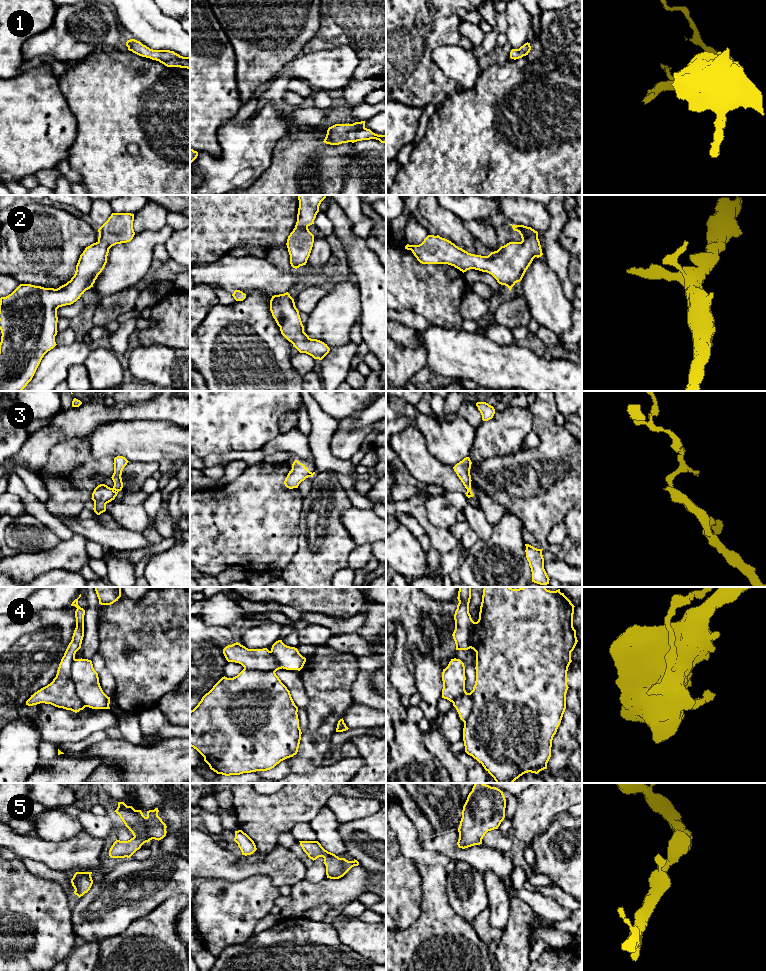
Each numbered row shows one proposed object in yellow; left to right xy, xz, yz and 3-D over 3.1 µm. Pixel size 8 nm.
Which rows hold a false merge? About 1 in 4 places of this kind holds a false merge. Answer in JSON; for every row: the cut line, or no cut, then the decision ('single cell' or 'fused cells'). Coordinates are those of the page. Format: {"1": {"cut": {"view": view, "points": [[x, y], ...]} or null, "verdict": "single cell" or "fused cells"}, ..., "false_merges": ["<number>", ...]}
{"1": {"cut": null, "verdict": "single cell"}, "2": {"cut": null, "verdict": "single cell"}, "3": {"cut": {"view": "yz", "points": [[467, 490], [470, 491]]}, "verdict": "fused cells"}, "4": {"cut": {"view": "xy", "points": [[74, 659], [71, 665], [71, 679], [76, 695], [86, 706]]}, "verdict": "fused cells"}, "5": {"cut": null, "verdict": "single cell"}, "false_merges": ["3", "4"]}

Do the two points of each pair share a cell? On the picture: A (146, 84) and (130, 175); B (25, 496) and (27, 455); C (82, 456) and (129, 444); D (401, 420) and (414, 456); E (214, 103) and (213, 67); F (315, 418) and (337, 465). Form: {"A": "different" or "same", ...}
{"A": "same", "B": "different", "C": "different", "D": "different", "E": "same", "F": "same"}

